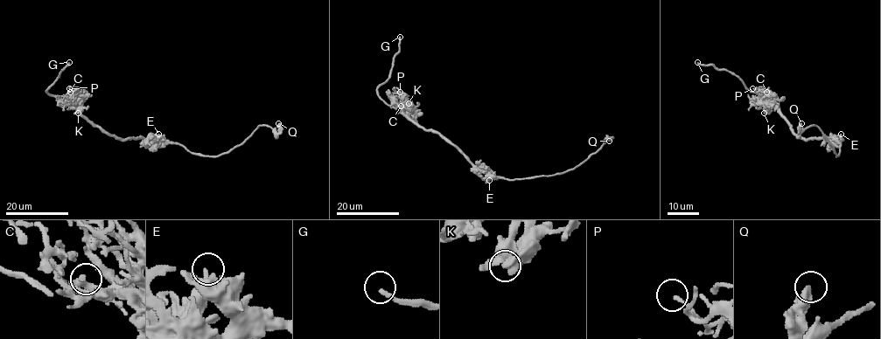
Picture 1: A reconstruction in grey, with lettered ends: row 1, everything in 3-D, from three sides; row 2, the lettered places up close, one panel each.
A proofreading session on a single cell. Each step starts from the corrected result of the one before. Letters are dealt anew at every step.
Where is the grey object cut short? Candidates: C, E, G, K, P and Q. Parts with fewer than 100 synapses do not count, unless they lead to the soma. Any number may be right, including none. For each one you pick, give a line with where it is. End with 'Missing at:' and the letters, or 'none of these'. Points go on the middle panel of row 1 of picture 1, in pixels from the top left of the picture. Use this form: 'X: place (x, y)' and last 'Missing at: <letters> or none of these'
G: place (400, 37)
Missing at: G

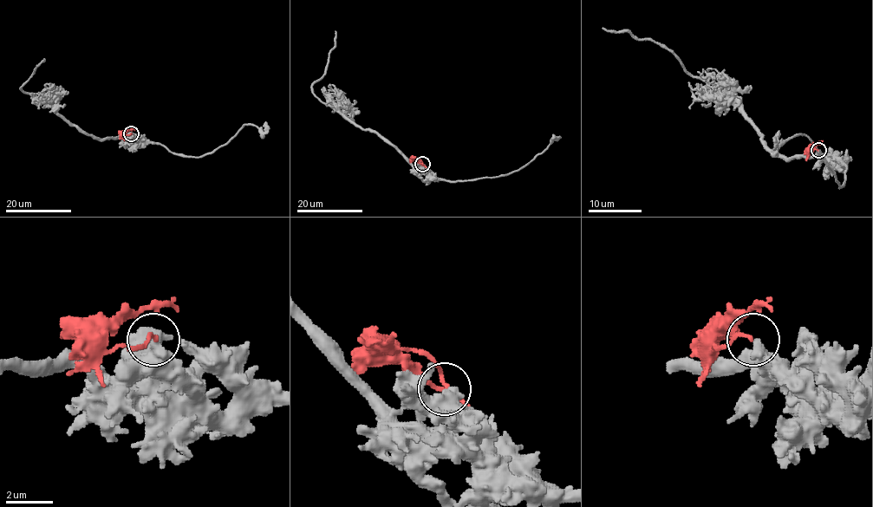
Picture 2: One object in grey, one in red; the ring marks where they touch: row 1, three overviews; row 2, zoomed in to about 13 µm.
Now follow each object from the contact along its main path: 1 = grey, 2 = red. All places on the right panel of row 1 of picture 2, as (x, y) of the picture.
1: (818, 150), (824, 159), (782, 158), (766, 146), (717, 84), (690, 74), (673, 54), (652, 41), (602, 27)
2: (818, 150), (811, 152), (816, 144), (822, 144)

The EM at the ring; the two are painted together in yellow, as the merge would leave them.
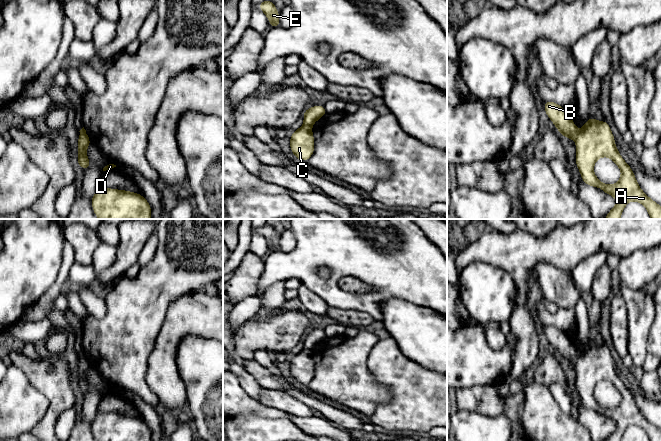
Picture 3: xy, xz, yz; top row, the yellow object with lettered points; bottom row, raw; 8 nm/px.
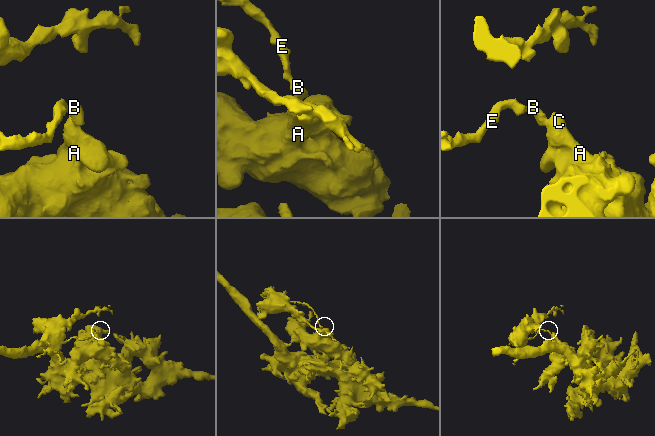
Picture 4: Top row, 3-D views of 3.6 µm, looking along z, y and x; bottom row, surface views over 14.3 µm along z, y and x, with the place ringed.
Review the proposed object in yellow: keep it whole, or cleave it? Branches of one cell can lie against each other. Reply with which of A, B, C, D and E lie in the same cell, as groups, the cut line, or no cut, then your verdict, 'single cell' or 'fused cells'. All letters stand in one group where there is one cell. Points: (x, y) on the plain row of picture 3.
groups A C D / B E; cut yz (578, 355), (575, 364); fused cells

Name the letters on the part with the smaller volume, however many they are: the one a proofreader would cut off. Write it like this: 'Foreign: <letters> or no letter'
Foreign: B, E

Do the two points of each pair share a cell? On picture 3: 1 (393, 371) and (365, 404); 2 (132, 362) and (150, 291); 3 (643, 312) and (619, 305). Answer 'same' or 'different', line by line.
1: different
2: same
3: different

